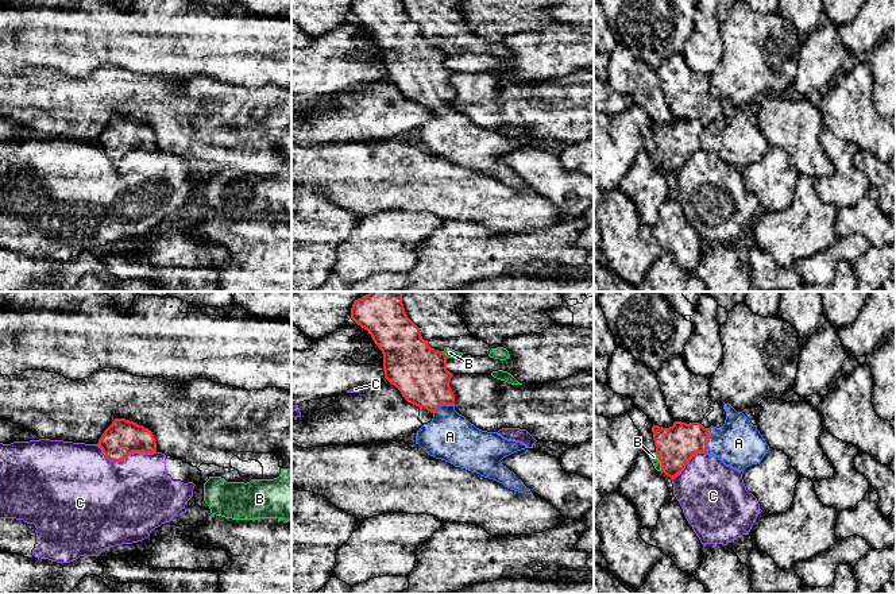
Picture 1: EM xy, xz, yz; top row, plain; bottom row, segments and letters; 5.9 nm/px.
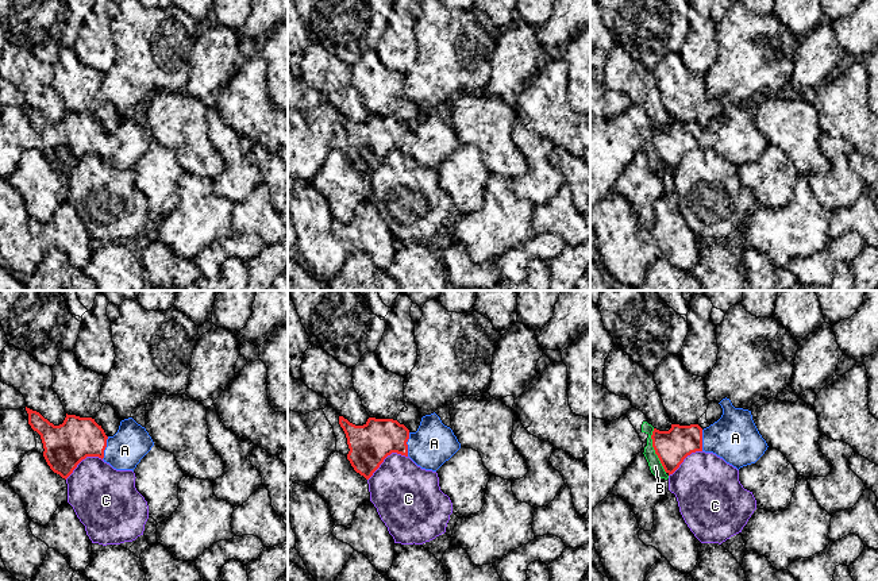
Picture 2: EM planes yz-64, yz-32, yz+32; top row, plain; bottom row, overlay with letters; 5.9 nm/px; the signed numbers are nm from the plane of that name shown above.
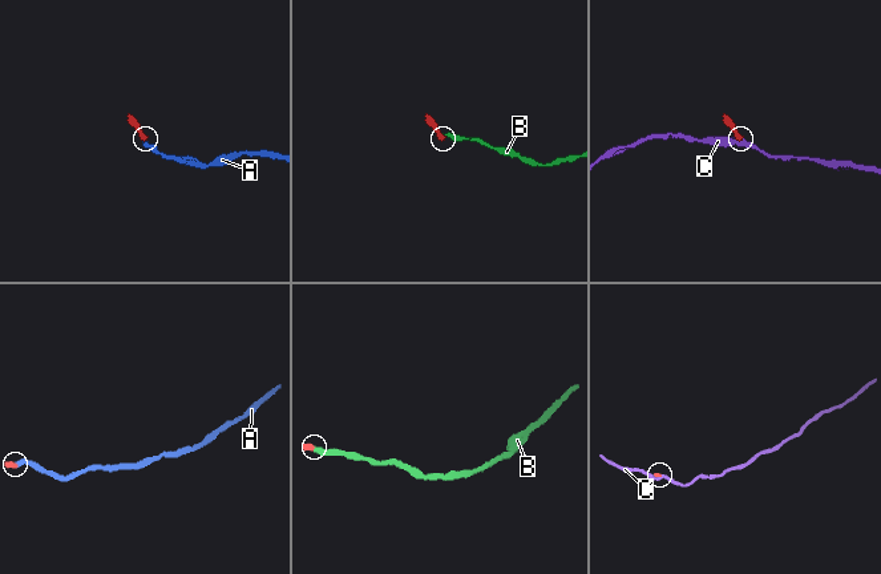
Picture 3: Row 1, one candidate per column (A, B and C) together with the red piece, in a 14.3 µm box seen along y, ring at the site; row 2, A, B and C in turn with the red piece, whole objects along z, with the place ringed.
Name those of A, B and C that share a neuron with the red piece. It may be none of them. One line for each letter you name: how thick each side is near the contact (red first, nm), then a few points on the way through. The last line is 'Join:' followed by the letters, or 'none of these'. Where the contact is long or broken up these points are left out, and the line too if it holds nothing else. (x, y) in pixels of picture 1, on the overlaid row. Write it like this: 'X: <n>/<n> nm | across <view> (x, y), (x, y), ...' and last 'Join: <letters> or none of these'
A: 240/280 nm | across yz (675, 446), (682, 440), (707, 440), (738, 443)
Join: A

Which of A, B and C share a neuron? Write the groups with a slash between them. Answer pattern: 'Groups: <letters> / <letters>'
Groups: A / B / C

